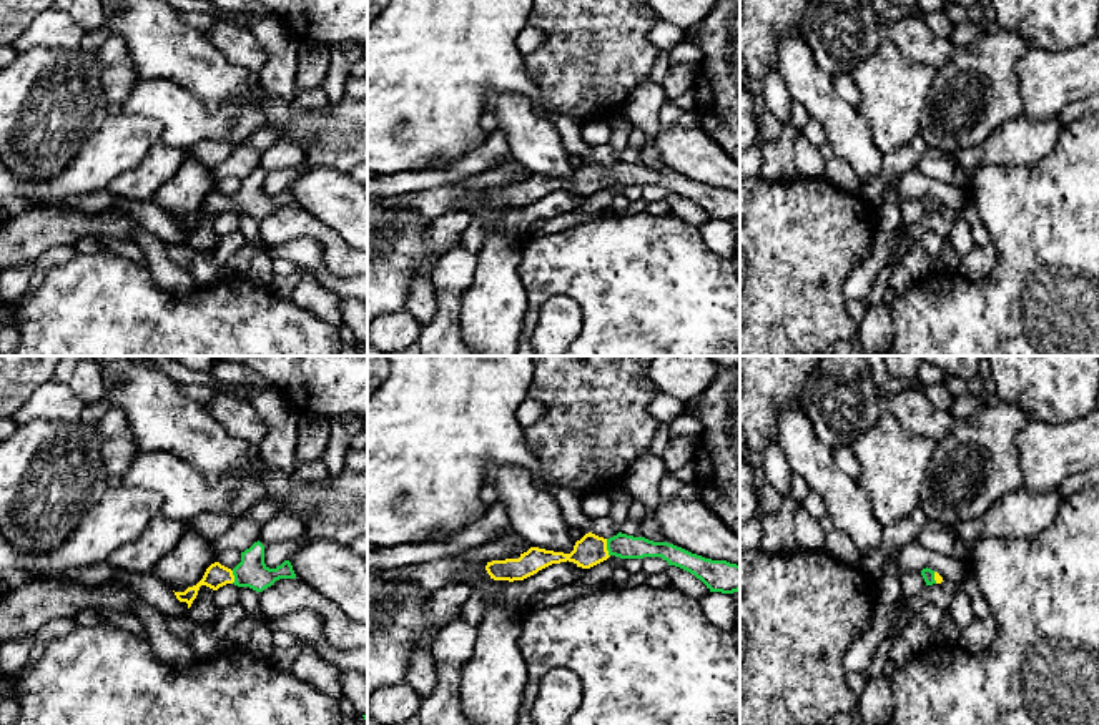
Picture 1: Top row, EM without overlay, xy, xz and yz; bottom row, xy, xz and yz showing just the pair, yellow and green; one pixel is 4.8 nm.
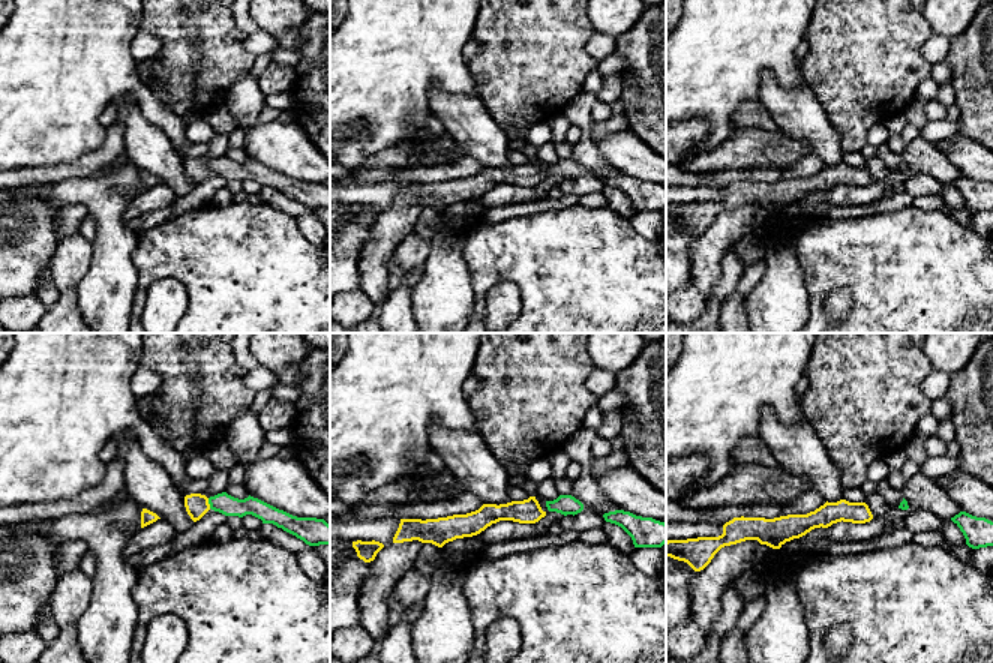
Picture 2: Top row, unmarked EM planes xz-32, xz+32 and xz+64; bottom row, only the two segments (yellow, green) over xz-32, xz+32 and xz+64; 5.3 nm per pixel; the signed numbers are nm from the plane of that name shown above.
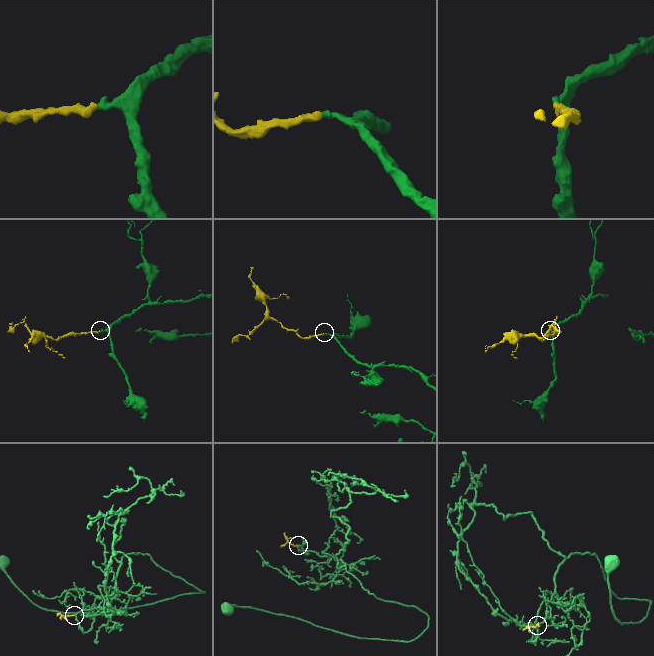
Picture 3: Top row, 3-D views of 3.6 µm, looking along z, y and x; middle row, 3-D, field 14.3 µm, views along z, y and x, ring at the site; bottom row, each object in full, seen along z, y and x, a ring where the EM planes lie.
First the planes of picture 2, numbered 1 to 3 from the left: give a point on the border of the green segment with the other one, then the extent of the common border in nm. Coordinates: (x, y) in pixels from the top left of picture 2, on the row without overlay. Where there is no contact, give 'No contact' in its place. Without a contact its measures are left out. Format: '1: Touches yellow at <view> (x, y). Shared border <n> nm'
1: Touches yellow at xz-32 (207, 167). Shared border 60 nm
2: No contact
3: No contact

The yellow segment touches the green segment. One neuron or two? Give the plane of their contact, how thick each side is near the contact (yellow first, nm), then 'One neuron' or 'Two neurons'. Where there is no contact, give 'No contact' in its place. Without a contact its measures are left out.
Touches yellow in xz. Thickness 150 nm (yellow) against 120 nm. One neuron

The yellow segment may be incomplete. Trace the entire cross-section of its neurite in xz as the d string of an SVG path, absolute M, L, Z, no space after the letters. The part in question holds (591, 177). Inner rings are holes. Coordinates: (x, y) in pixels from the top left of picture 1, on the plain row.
M592 160L575 170L570 181L530 175L519 186L487 190L485 198L494 208L524 208L539 198L560 190L574 190L590 196L610 183L620 186L662 185L668 193L680 195L700 206L710 219L733 221L740 218L740 193L727 188L712 188L692 181L668 170L653 170L618 160L610 166Z

